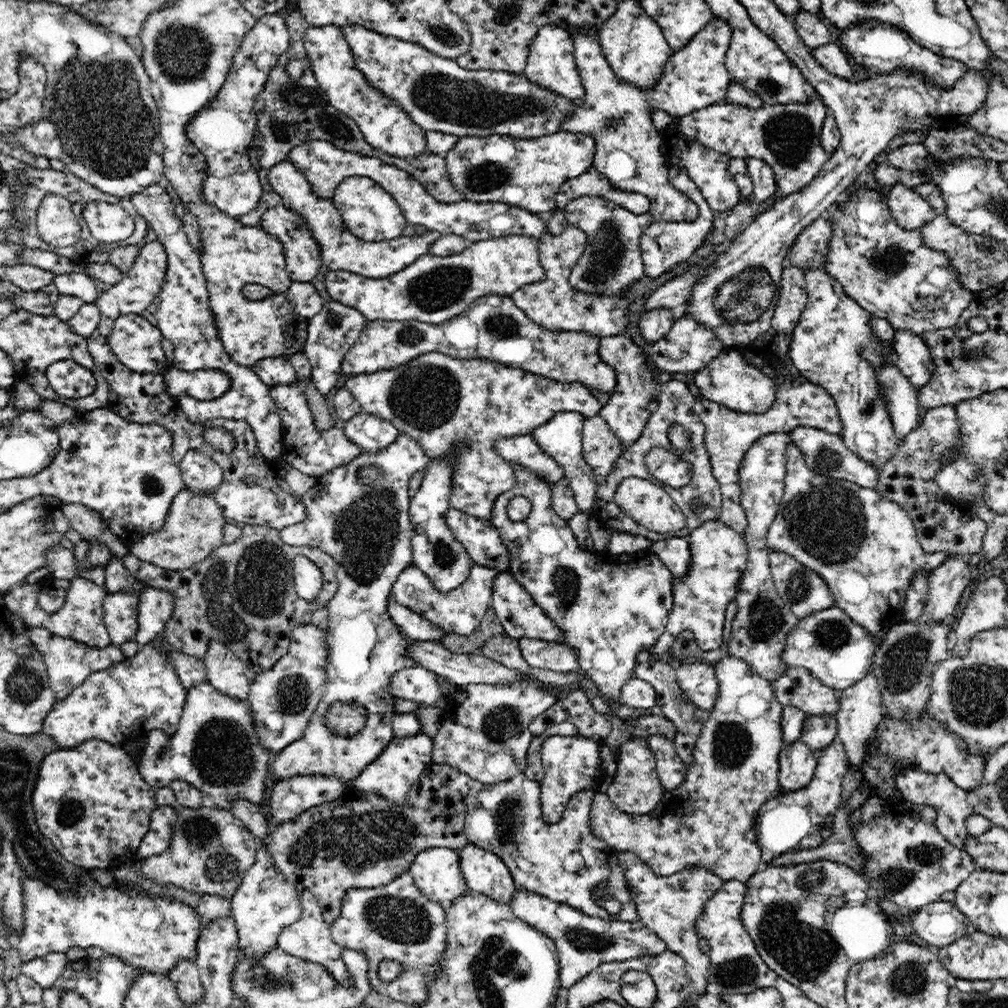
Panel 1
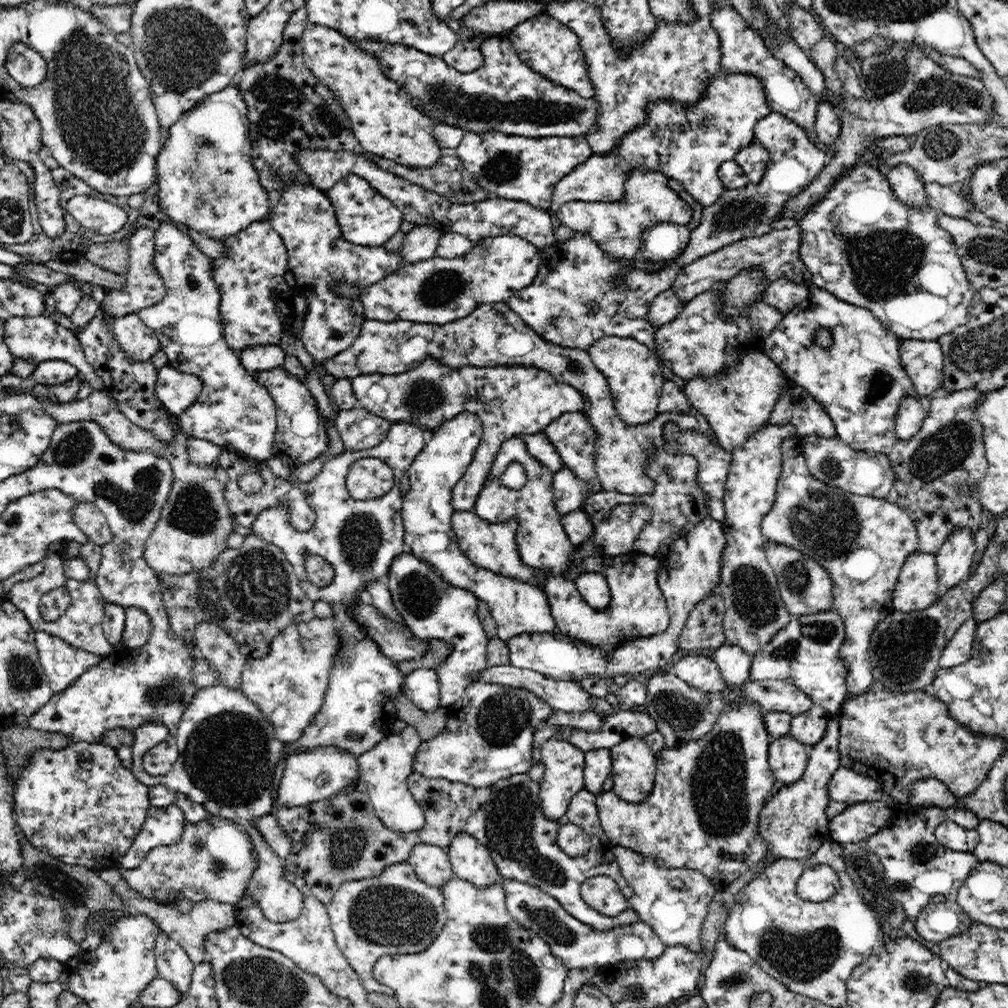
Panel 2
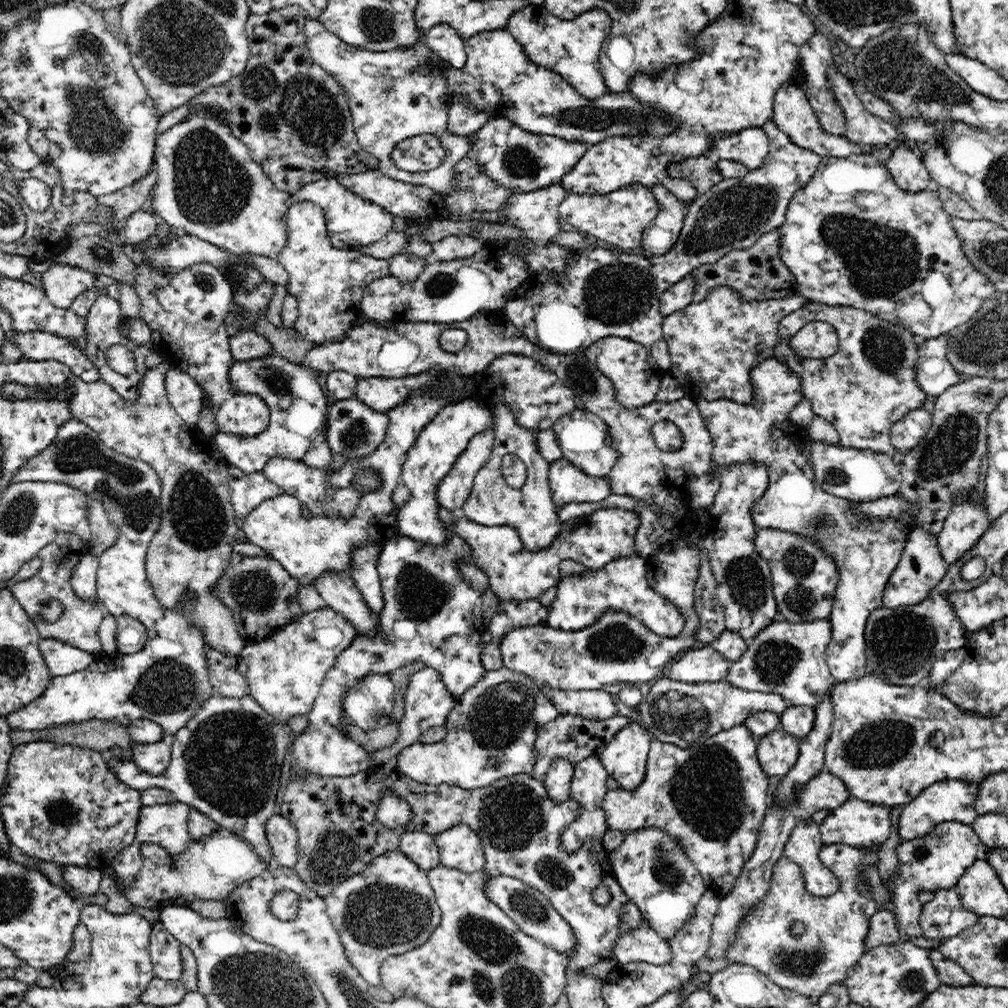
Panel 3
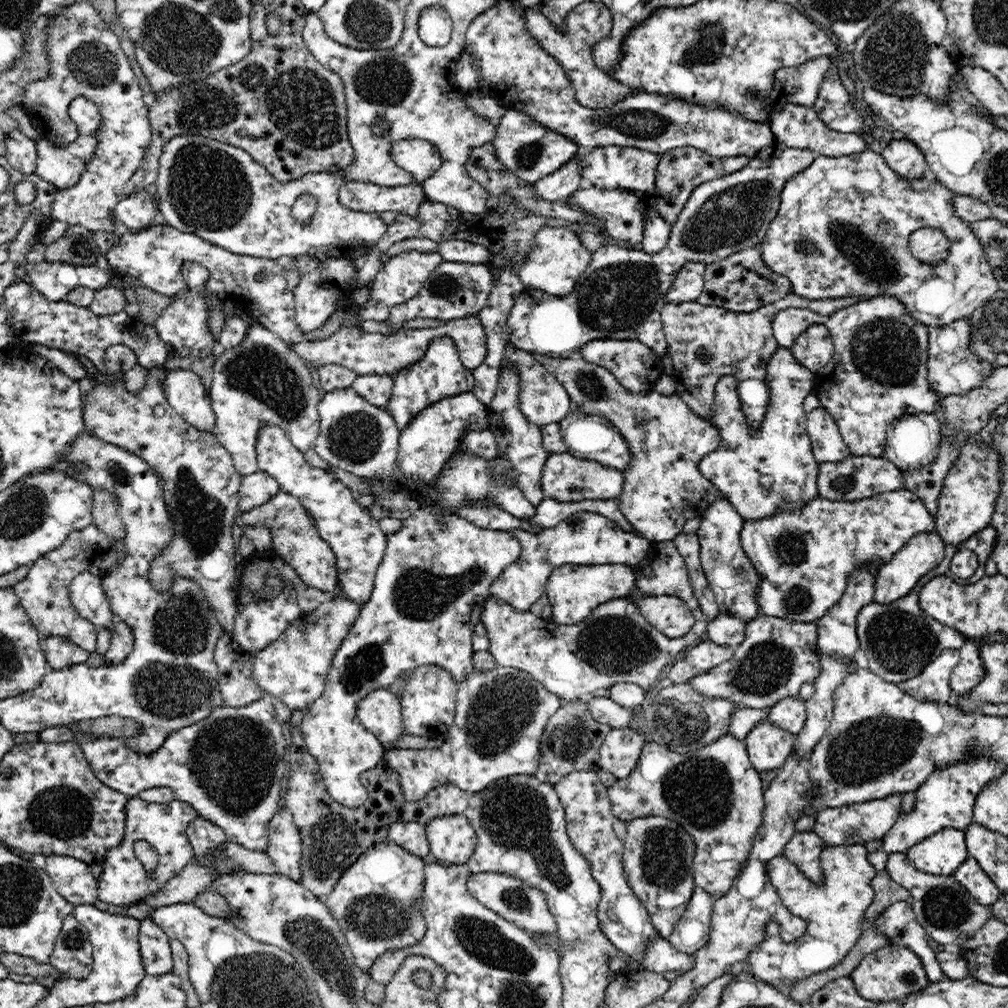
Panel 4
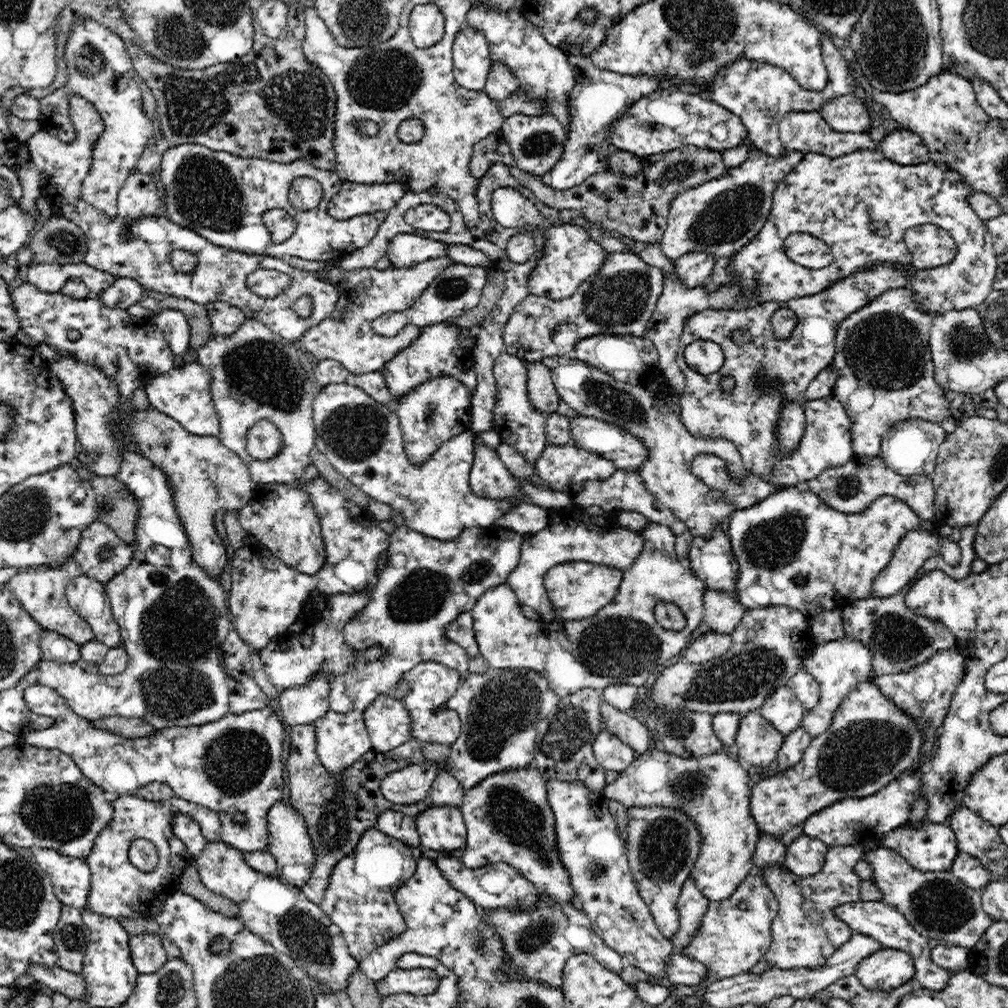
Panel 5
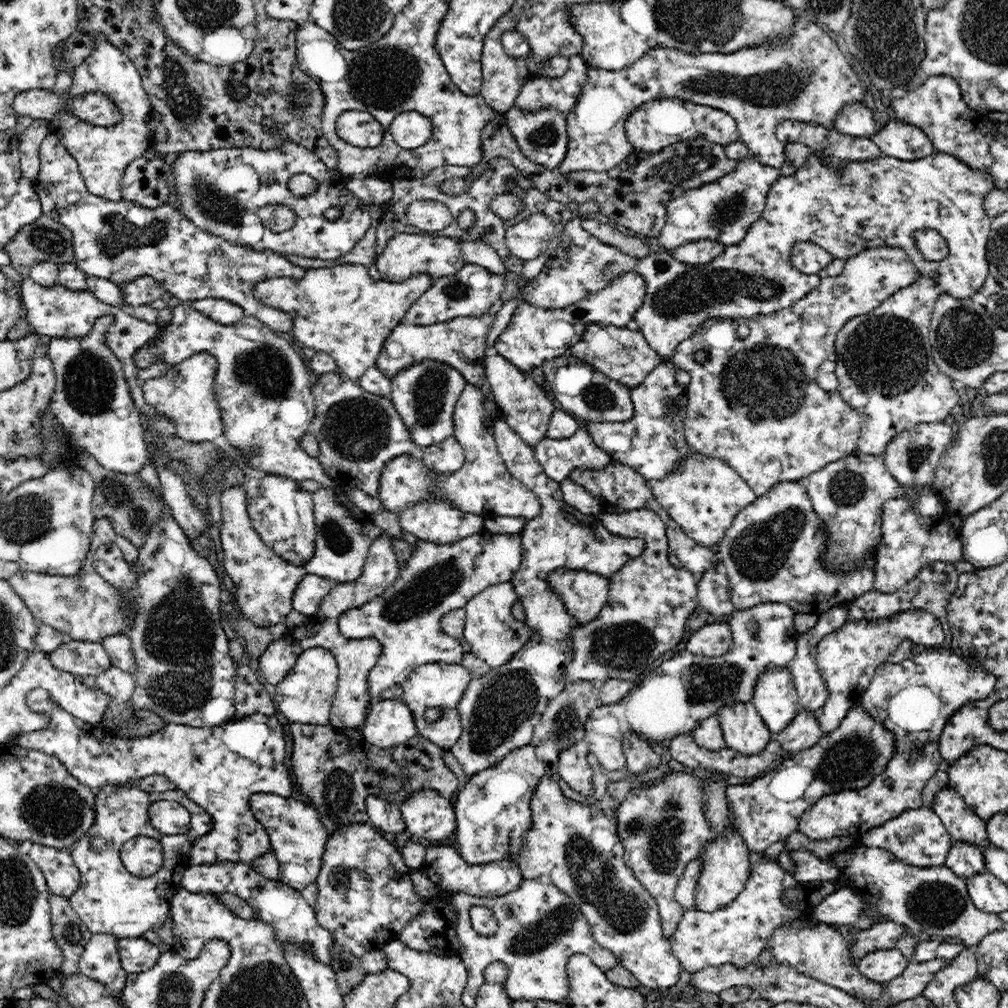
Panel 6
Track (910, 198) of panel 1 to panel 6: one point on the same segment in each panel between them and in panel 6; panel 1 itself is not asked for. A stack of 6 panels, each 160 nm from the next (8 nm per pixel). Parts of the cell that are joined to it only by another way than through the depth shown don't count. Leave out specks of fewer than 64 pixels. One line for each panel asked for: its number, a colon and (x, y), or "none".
2: (908, 186)
3: (909, 172)
4: (902, 155)
5: (906, 148)
6: (896, 139)

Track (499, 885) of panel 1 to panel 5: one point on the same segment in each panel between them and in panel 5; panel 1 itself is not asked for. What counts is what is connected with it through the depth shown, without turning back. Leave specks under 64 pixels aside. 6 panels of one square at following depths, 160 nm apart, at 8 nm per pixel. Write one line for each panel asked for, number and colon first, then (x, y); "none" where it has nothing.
2: (471, 861)
3: (460, 848)
4: (452, 838)
5: (442, 829)

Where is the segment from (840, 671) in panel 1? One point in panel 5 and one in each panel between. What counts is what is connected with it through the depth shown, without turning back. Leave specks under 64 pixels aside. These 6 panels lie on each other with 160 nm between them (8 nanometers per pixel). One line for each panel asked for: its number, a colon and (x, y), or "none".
2: (808, 650)
3: (790, 658)
4: (777, 656)
5: (769, 645)

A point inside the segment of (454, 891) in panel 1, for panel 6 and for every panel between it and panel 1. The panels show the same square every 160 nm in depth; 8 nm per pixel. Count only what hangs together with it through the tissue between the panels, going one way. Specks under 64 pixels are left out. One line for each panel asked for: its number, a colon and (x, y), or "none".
2: (431, 863)
3: (421, 849)
4: (412, 837)
5: (397, 825)
6: (387, 818)

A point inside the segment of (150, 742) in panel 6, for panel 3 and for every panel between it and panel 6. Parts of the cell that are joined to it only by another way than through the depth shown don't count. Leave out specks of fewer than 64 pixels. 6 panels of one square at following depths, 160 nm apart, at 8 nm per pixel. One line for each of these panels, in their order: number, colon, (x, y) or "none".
3: (226, 762)
4: (229, 767)
5: (233, 766)

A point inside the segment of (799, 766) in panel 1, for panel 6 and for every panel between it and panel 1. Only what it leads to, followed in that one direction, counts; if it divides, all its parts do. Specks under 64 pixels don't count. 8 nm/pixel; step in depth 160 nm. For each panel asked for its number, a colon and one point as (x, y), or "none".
2: (788, 757)
3: (778, 751)
4: (768, 746)
5: (757, 743)
6: (744, 730)

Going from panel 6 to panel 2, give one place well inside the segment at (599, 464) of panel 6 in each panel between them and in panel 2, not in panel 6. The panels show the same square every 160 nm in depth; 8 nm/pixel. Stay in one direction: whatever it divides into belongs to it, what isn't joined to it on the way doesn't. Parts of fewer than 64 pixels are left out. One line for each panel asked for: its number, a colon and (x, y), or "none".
2: (569, 492)
3: (568, 484)
4: (565, 478)
5: (565, 468)

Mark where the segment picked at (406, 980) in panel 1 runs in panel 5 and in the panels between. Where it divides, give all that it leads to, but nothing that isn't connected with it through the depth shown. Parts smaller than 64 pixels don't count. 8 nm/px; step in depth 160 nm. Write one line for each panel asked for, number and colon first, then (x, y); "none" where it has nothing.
2: (394, 914)
3: (390, 909)
4: (378, 902)
5: (360, 897)

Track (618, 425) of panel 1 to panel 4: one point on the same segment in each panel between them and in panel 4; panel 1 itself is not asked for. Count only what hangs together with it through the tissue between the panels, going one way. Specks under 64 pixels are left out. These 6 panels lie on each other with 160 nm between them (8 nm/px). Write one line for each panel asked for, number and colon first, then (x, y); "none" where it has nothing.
2: (634, 376)
3: (636, 377)
4: (637, 368)

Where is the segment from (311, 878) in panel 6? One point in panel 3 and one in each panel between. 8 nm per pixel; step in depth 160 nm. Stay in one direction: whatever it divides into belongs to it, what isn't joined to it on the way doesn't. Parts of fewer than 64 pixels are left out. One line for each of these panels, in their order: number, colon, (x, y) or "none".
3: (281, 835)
4: (284, 849)
5: (288, 838)

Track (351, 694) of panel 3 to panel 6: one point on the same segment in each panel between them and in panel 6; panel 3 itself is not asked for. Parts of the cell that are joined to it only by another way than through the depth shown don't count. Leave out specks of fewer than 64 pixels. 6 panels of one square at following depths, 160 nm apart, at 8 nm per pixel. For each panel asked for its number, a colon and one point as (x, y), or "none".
4: (380, 712)
5: (387, 721)
6: (388, 723)

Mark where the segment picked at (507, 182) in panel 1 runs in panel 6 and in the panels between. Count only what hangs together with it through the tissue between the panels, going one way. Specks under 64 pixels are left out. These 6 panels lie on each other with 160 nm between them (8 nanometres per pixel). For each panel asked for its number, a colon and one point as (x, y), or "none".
2: (517, 168)
3: (518, 160)
4: (530, 152)
5: (536, 143)
6: (542, 136)

